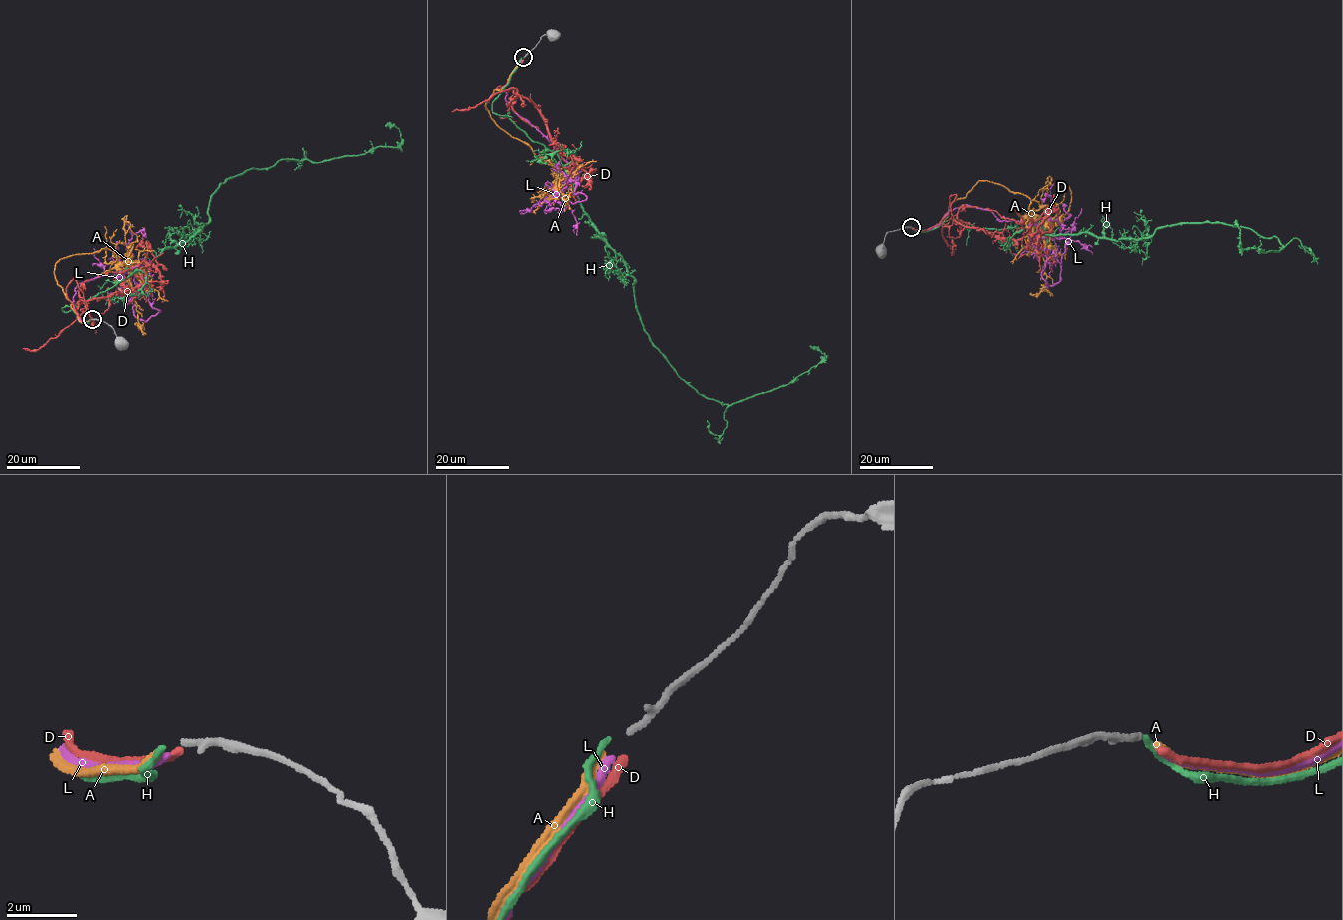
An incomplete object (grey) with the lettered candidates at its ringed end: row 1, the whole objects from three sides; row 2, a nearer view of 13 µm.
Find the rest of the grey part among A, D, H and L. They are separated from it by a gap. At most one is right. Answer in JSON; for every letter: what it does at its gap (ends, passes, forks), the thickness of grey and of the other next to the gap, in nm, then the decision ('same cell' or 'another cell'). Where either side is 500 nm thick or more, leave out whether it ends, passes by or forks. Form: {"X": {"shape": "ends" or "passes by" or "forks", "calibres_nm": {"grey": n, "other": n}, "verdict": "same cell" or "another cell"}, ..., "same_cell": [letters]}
{"A": {"shape": "ends", "calibres_nm": {"grey": 190, "other": 240}, "verdict": "another cell"}, "D": {"shape": "ends", "calibres_nm": {"grey": 190, "other": 240}, "verdict": "another cell"}, "H": {"shape": "ends", "calibres_nm": {"grey": 190, "other": 150}, "verdict": "same cell"}, "L": {"shape": "ends", "calibres_nm": {"grey": 190, "other": 220}, "verdict": "another cell"}, "same_cell": ["H"]}

